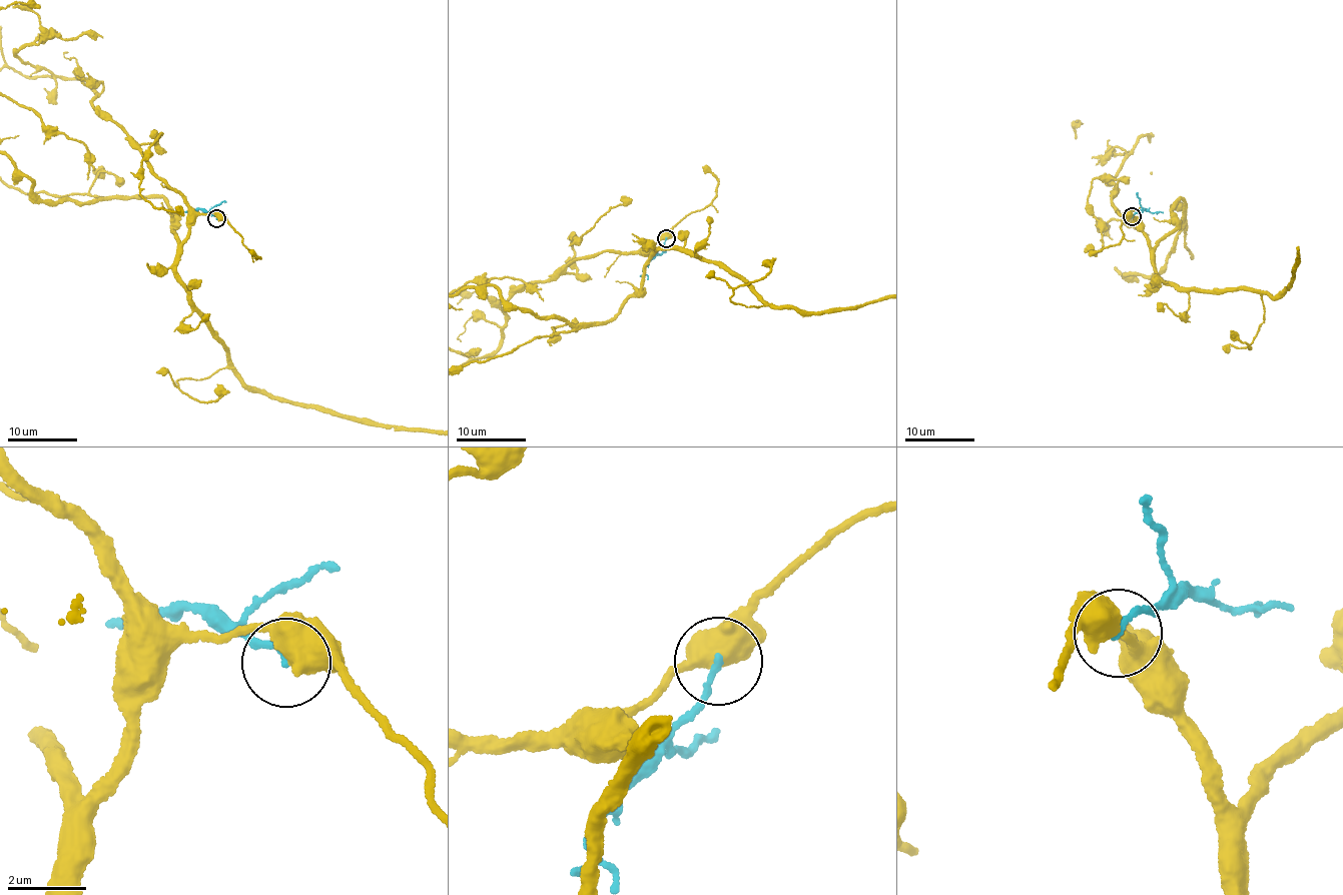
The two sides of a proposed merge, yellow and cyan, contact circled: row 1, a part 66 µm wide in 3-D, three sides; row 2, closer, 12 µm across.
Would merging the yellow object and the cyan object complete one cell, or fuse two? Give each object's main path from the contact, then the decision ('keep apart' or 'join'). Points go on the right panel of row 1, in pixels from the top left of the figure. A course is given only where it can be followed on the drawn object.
course cyan (1132, 217), (1145, 210), (1162, 212); keep apart

